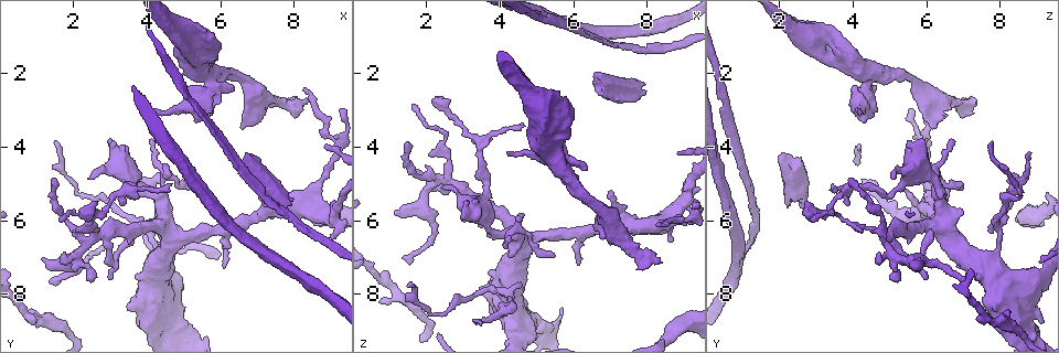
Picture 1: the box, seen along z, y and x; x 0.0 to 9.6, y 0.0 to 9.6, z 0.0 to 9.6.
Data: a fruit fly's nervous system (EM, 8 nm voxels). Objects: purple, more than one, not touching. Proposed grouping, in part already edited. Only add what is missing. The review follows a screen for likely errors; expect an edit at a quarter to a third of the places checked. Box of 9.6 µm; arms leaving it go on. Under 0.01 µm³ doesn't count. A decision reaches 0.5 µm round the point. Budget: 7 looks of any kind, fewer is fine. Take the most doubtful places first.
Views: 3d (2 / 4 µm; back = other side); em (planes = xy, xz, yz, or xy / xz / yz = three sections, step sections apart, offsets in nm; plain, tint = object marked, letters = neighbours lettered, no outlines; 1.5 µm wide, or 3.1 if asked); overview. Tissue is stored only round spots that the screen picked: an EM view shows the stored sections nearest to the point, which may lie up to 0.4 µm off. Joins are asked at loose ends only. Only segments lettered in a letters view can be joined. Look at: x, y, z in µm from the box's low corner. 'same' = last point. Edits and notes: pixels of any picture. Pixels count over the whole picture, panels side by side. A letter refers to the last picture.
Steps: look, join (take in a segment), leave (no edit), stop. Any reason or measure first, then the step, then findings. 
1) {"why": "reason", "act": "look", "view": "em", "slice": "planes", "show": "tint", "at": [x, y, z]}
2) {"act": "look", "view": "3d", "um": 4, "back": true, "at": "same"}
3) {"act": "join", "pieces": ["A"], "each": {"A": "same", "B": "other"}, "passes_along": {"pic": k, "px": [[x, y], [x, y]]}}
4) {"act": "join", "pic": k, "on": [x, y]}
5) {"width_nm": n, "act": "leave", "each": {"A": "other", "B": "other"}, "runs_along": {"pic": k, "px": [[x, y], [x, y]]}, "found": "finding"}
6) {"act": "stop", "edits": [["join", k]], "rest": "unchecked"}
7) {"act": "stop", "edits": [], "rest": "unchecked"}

{"why": "thick end", "act": "look", "view": "3d", "um": 2, "back": true, "at": [6.70, 4.30, 2.50]}

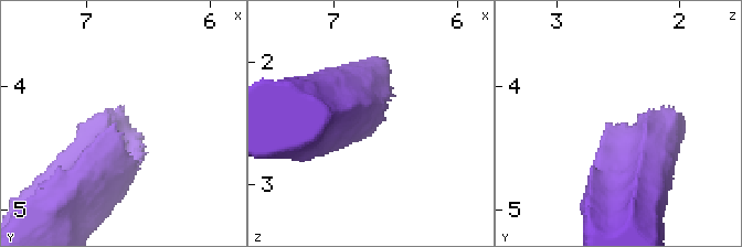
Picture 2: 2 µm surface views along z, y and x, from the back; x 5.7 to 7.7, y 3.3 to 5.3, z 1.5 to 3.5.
{"why": "need the tissue", "act": "look", "view": "em", "slice": "xz", "step": 8, "show": "letters", "at": [6.76, 4.30, 2.46]}

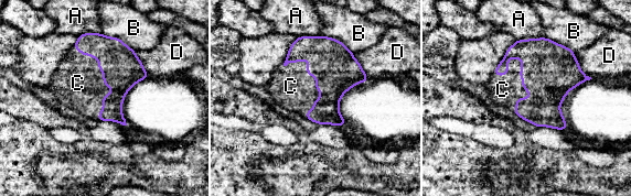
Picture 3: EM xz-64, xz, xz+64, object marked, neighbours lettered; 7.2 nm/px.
{"act": "look", "view": "em", "slice": "planes", "show": "letters", "at": "same"}

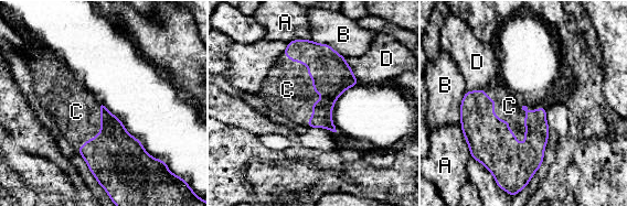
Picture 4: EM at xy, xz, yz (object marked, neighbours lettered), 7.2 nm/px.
{"act": "join", "pieces": ["C"], "each": {"A": "other", "B": "other", "C": "same", "D": "other"}, "passes_along": {"pic": 4, "px": [[501, 153], [498, 119], [509, 106]]}, "found": "the cell continues"}

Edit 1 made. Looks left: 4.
{"why": "redraw", "act": "look", "view": "overview"}

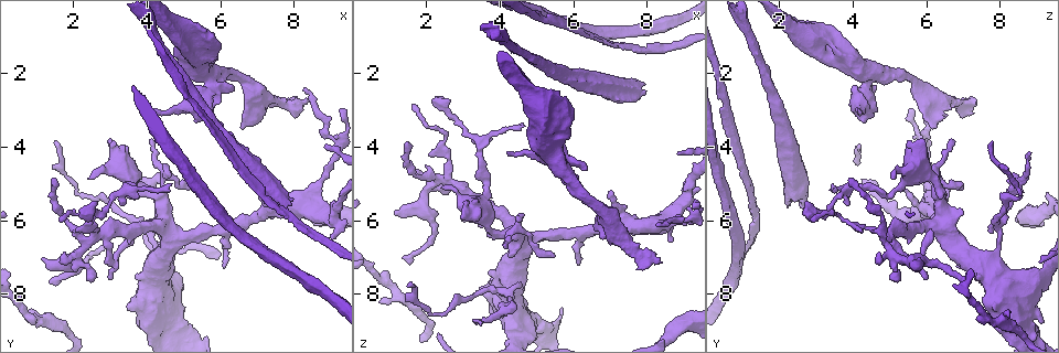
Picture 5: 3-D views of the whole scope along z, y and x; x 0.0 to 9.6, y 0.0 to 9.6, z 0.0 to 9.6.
{"act": "look", "view": "em", "slice": "planes", "show": "tint", "at": [6.35, 2.45, 4.55]}

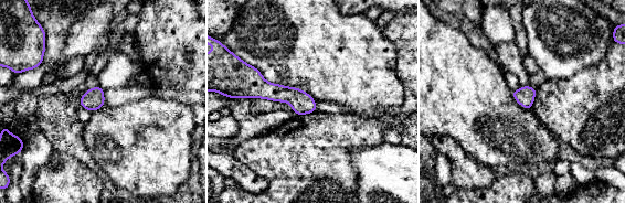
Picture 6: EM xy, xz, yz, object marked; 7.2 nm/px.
{"why": "what lies round it", "act": "look", "view": "em", "slice": "planes", "show": "letters", "at": "same"}

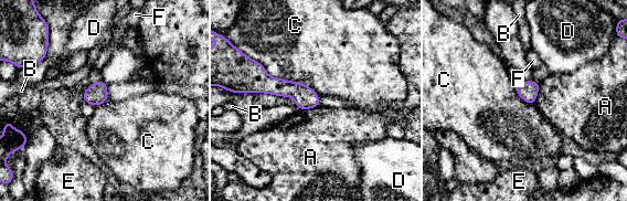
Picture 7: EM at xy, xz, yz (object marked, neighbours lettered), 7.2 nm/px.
{"act": "leave", "each": {"A": "other", "B": "other", "C": "other", "D": "other", "E": "other", "F": "other"}, "border": {"pic": 7, "px": [[251, 57], [319, 95]]}, "found": "no lettered segment goes on from it"}

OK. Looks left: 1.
{"act": "stop", "edits": [["join", 4]], "rest": "unchecked"}

